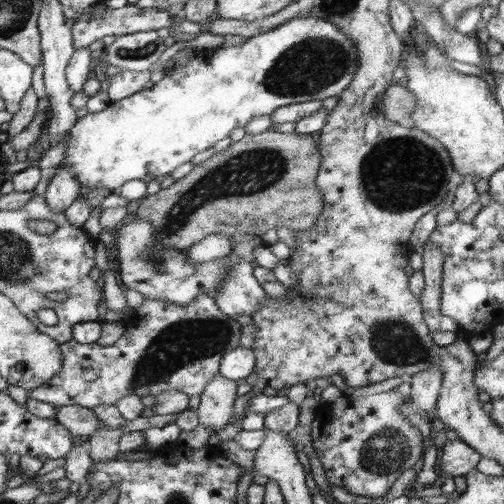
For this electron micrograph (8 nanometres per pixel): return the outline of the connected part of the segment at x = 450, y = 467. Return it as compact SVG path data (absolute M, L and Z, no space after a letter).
M459 438L446 441L440 456L440 468L451 476L465 476L476 468L483 456Z

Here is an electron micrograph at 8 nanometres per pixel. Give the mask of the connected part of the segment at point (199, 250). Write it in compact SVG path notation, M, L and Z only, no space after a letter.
M211 234L186 250L186 262L192 266L222 259L232 253L231 240L224 234Z

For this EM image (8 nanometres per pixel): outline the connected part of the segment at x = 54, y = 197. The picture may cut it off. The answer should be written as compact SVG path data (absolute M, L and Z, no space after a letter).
M64 165L61 170L56 171L43 196L50 209L64 213L76 201L76 196L80 195L80 192L80 183L76 181L74 173Z

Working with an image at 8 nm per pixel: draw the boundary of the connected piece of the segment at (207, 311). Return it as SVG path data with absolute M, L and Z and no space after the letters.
M201 292L197 300L186 306L178 306L161 298L144 297L144 300L144 303L133 311L132 317L126 320L126 330L113 345L82 344L73 338L62 343L63 368L50 383L27 392L28 396L32 400L46 402L55 407L77 405L94 409L98 405L116 405L118 400L129 395L156 397L168 389L177 390L190 397L201 395L211 380L218 375L221 359L227 352L240 346L242 325L236 318L223 313L215 298L208 292Z

